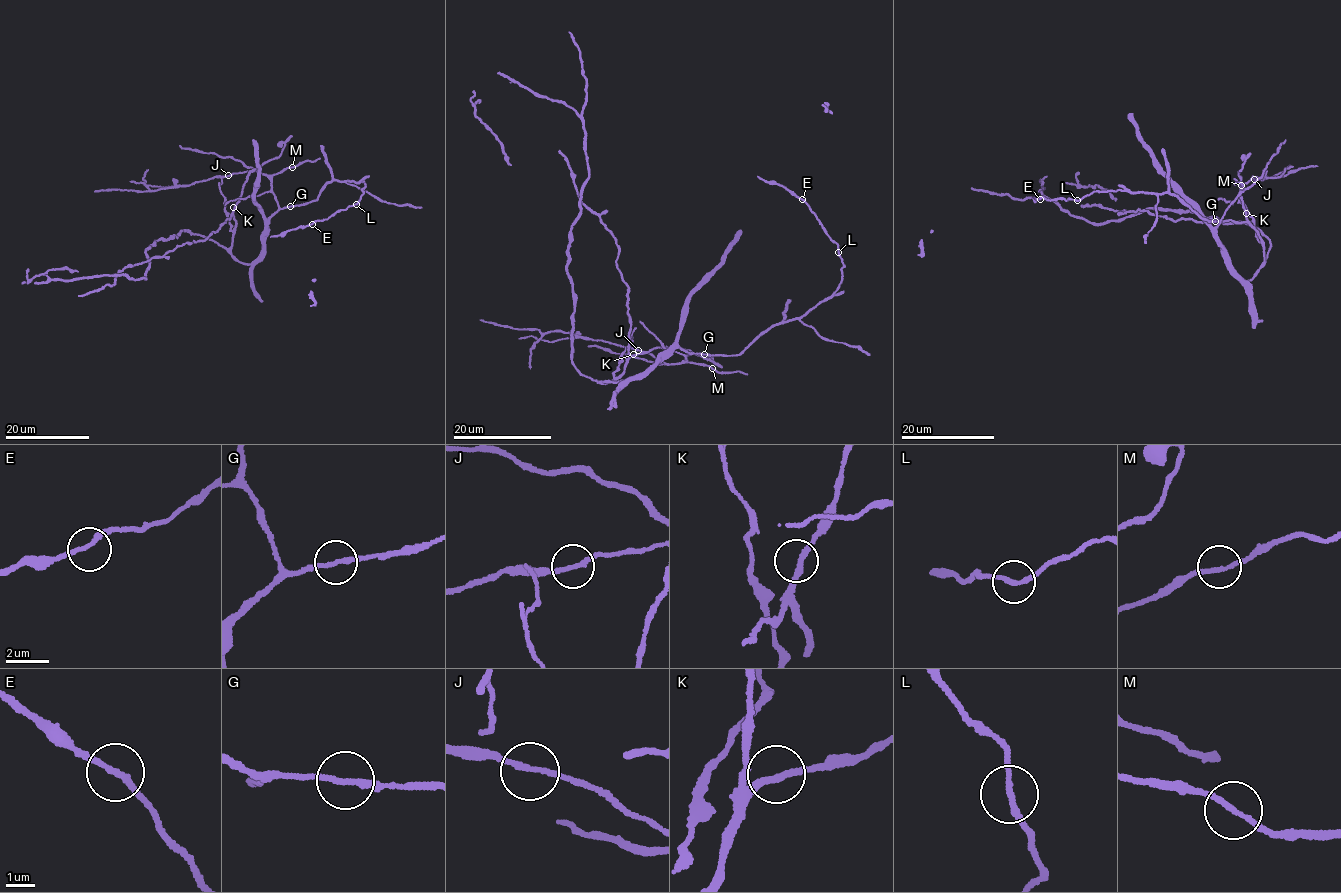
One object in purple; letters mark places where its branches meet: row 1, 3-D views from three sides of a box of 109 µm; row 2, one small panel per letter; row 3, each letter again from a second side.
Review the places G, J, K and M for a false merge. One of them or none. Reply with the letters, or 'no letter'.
no letter

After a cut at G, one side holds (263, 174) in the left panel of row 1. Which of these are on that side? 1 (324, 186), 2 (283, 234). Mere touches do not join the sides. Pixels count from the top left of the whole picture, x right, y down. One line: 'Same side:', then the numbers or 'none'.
Same side: none

